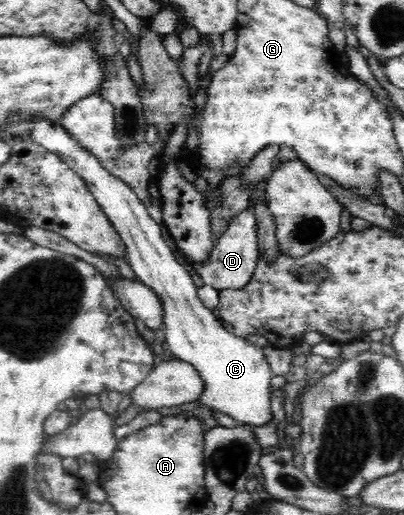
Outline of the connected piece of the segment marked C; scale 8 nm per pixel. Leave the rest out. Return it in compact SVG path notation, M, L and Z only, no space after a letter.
M36 119L30 134L36 144L57 154L88 185L88 191L122 238L128 254L126 261L136 279L143 281L161 297L163 323L166 326L165 341L171 354L194 365L204 381L199 403L228 414L238 423L254 425L254 428L266 425L272 418L269 389L273 373L264 350L244 337L235 335L220 321L214 310L204 306L197 295L199 288L176 255L163 226L149 216L147 207L132 188L120 178L109 174L96 155L82 147L70 133L66 133L60 121Z

